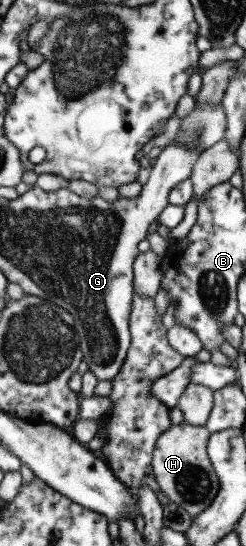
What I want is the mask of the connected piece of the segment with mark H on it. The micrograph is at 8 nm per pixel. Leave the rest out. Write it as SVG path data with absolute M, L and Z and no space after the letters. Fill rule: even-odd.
M181 422L171 425L155 441L151 469L153 479L168 501L185 509L190 516L199 515L209 506L218 489L218 479L207 457L206 443L209 431L205 426Z

